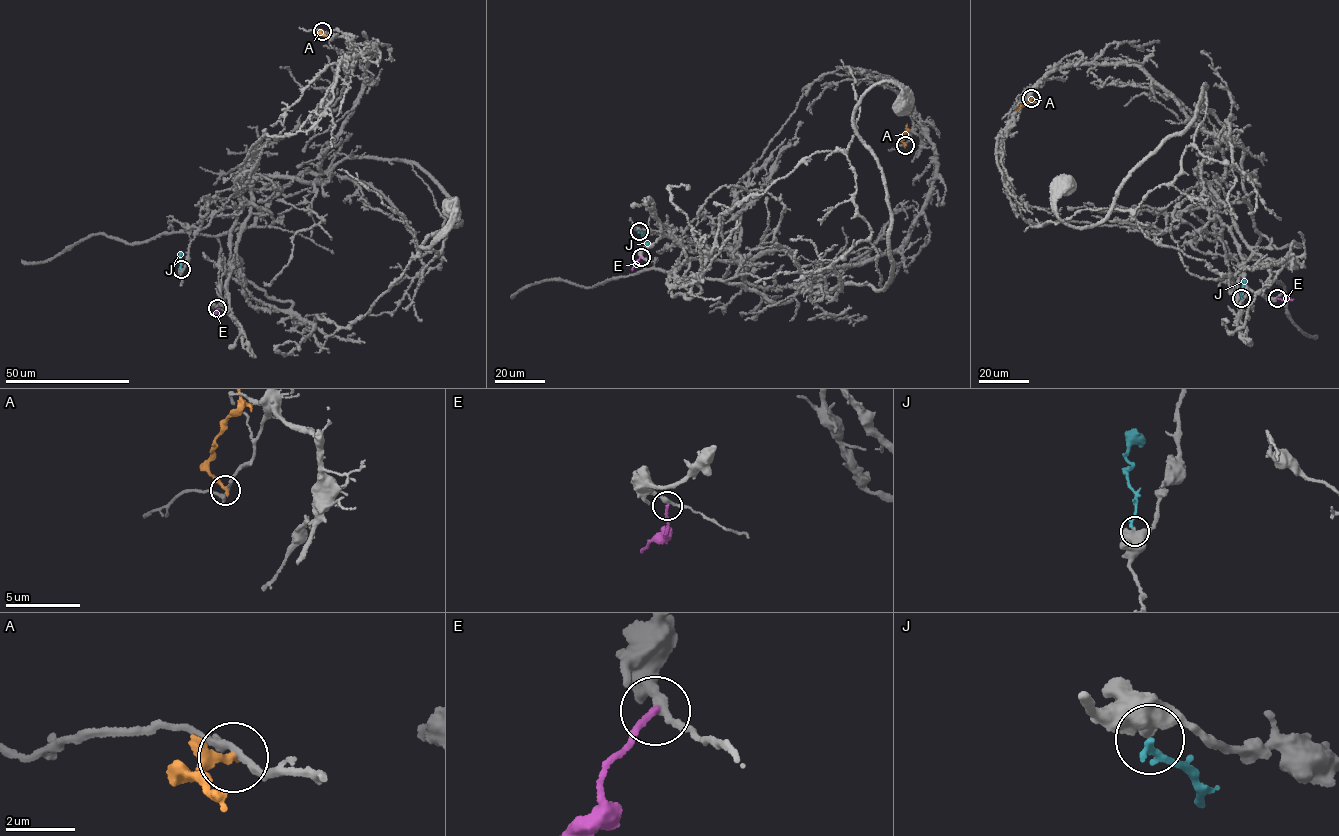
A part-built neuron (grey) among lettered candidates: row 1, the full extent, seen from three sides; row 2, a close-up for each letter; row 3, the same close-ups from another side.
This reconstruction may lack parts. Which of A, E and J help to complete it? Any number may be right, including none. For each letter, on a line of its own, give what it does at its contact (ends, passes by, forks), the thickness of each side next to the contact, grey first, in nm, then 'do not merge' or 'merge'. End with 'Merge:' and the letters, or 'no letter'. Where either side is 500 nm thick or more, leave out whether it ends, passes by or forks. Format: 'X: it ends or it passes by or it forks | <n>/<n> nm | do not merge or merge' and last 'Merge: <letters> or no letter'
A: it ends | 200/280 nm | do not merge
E: it ends | 240/180 nm | do not merge
J: 600/200 nm | do not merge
Merge: no letter

